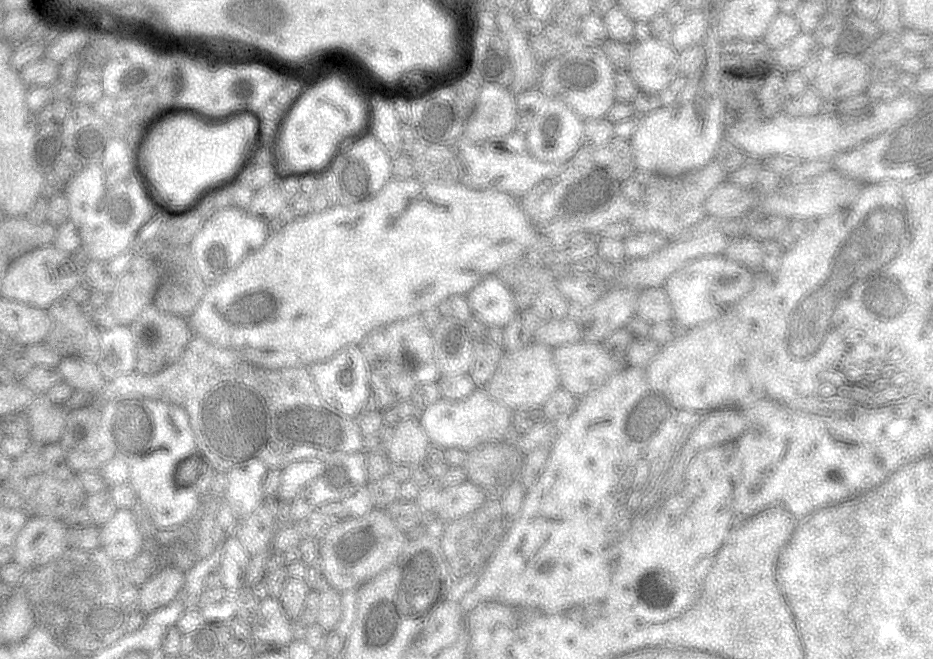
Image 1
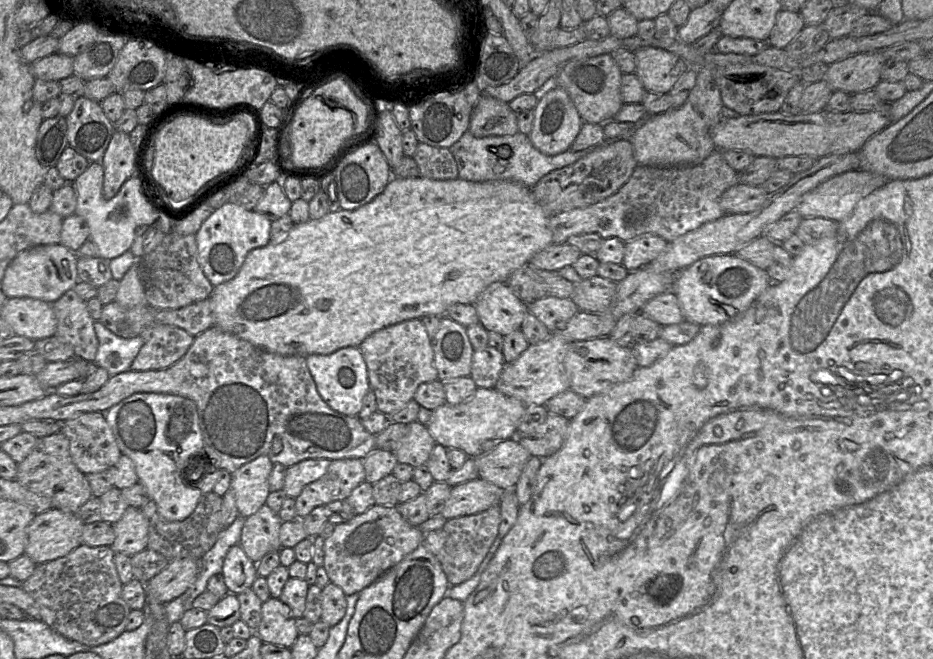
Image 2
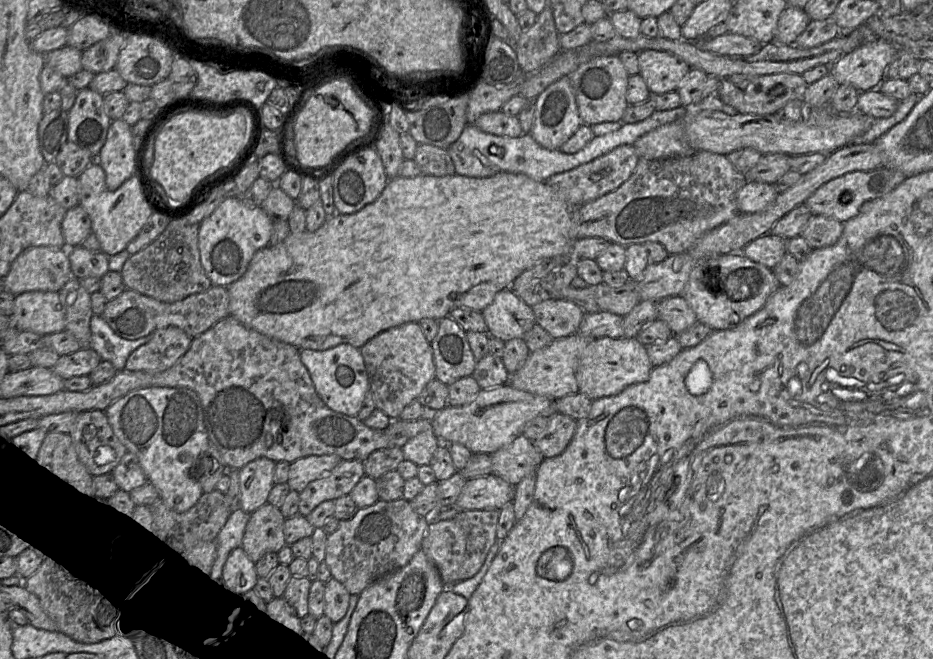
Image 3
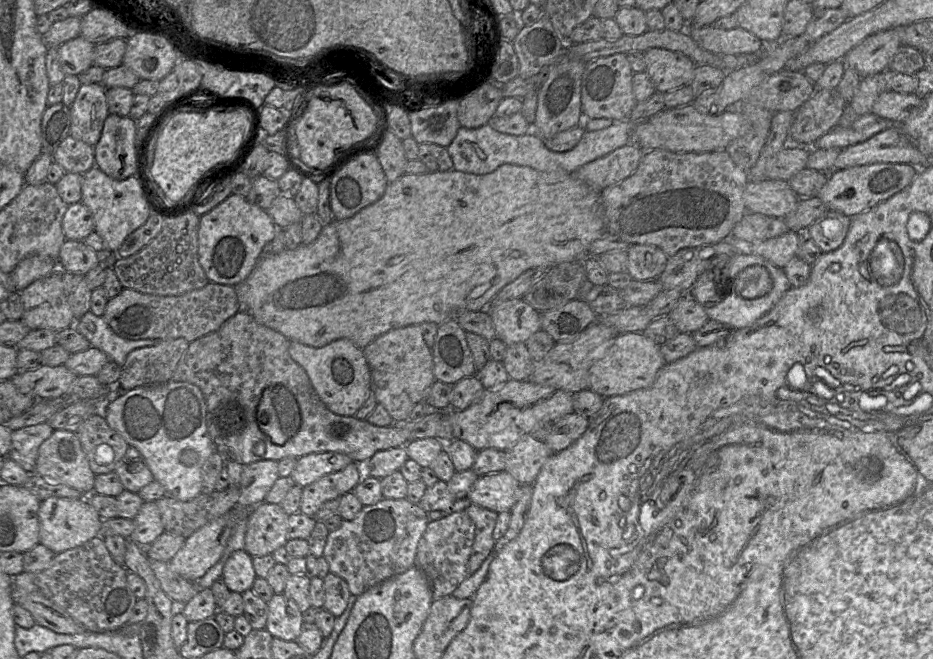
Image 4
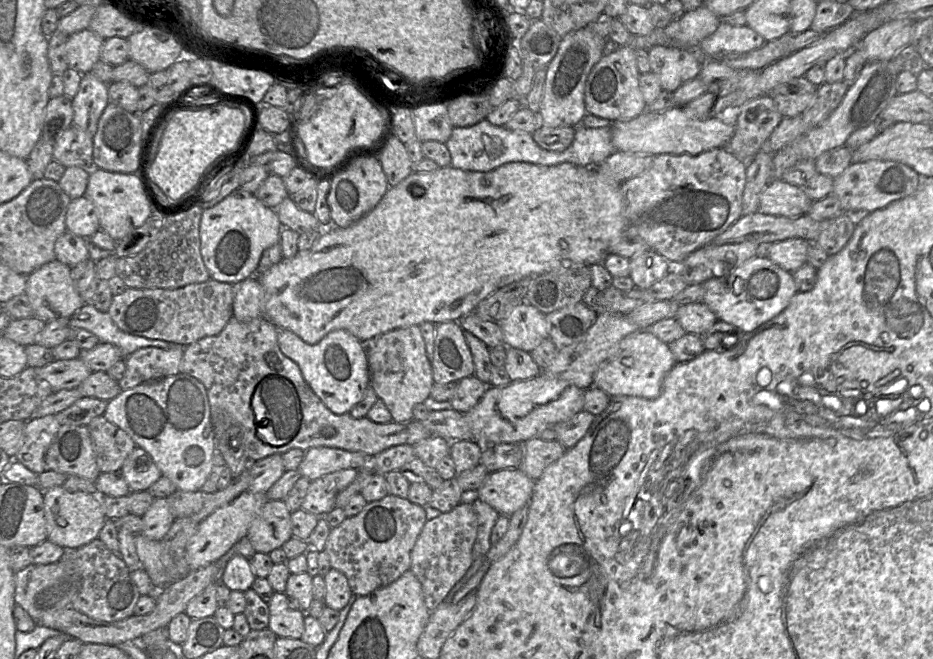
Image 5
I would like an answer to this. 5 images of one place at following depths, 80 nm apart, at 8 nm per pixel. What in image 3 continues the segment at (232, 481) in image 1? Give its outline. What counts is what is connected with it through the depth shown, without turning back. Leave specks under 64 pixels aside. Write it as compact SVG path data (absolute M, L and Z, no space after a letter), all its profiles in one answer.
M265 457L249 462L239 470L240 508L252 513L268 503L274 483L276 463Z

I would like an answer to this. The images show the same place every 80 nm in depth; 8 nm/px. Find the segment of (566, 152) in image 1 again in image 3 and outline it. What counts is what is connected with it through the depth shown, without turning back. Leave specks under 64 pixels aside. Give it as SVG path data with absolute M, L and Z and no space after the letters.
M563 76L534 100L535 113L530 135L542 147L557 150L582 125L571 81Z

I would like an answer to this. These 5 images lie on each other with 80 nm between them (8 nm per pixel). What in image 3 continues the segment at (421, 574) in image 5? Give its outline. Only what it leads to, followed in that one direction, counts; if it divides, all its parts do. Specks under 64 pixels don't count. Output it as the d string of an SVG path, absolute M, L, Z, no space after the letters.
M453 519L430 522L420 550L435 565L445 587L460 581L459 571L465 560L466 537Z

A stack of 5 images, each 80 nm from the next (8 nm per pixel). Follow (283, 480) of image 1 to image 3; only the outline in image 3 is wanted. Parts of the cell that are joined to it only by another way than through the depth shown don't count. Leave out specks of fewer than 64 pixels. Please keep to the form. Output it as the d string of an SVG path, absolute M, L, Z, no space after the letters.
M310 455L290 464L288 485L297 492L312 481L331 471L342 461L337 455Z

